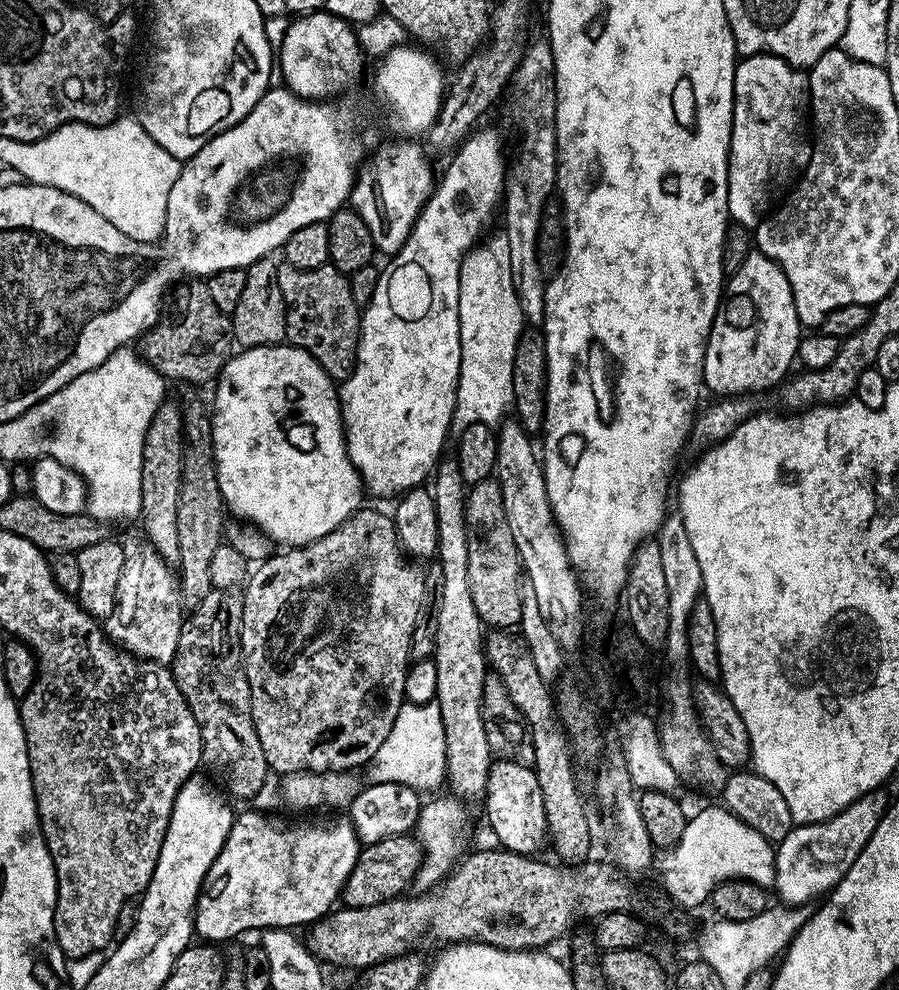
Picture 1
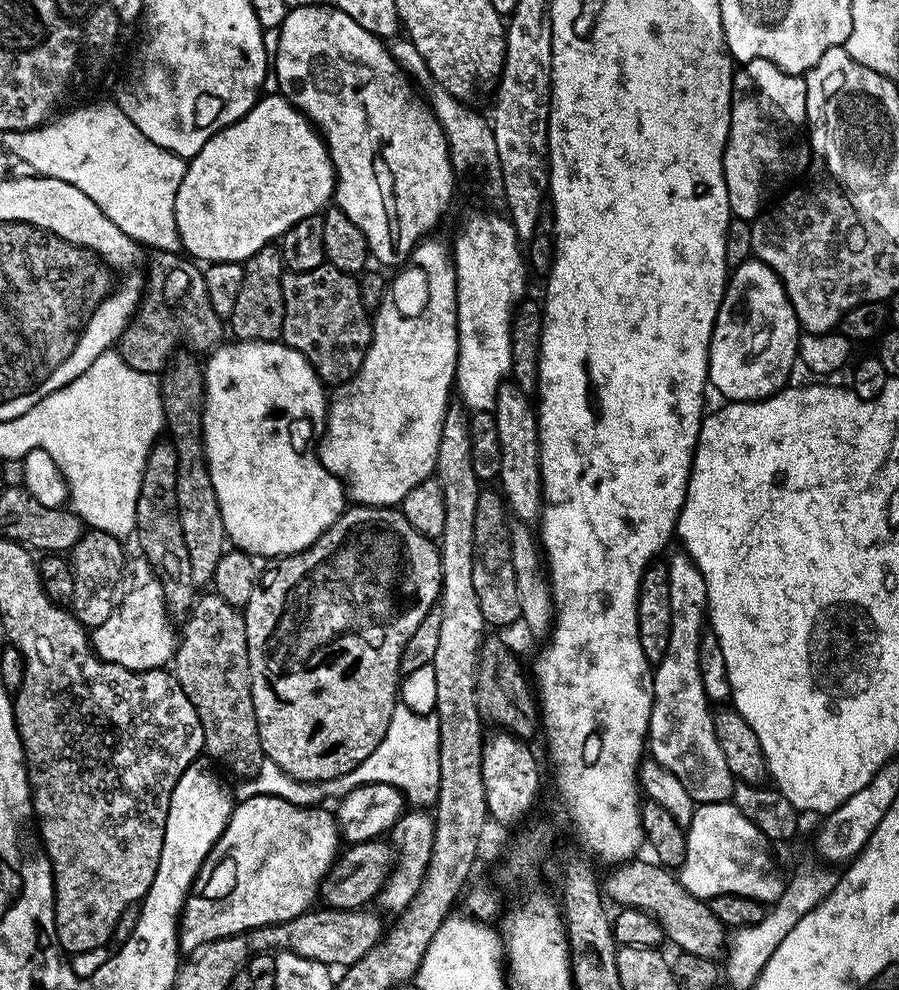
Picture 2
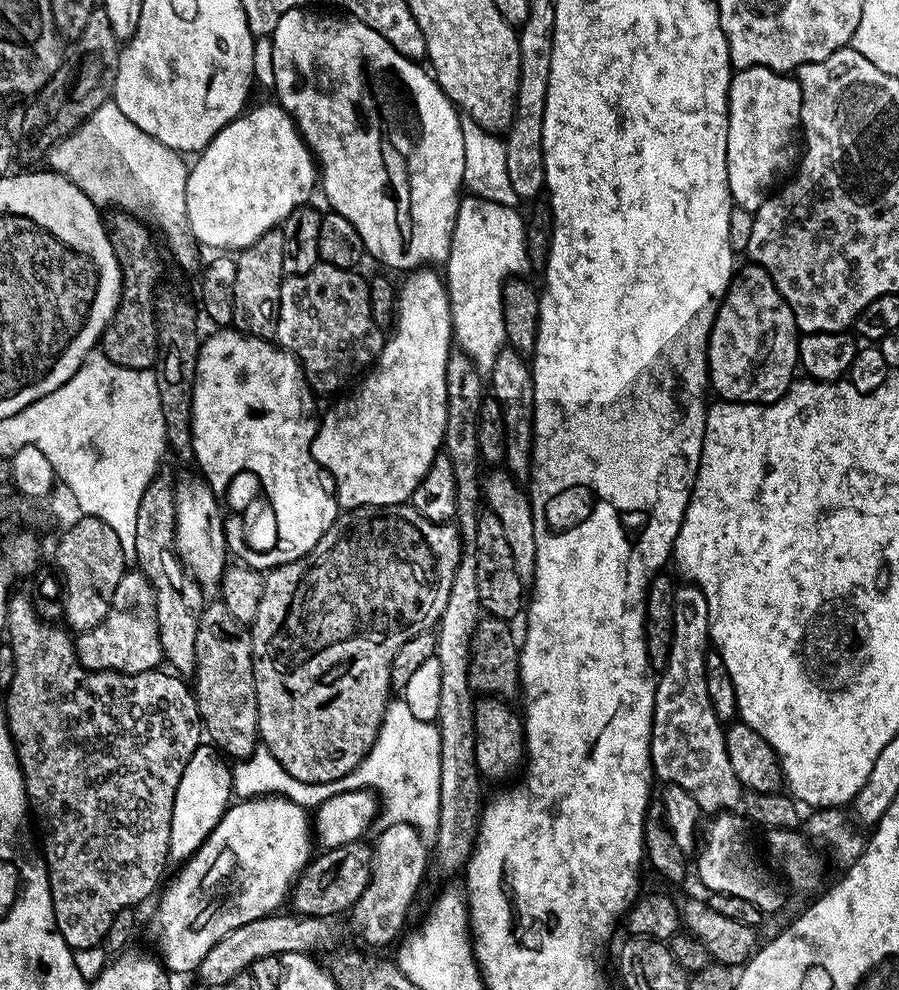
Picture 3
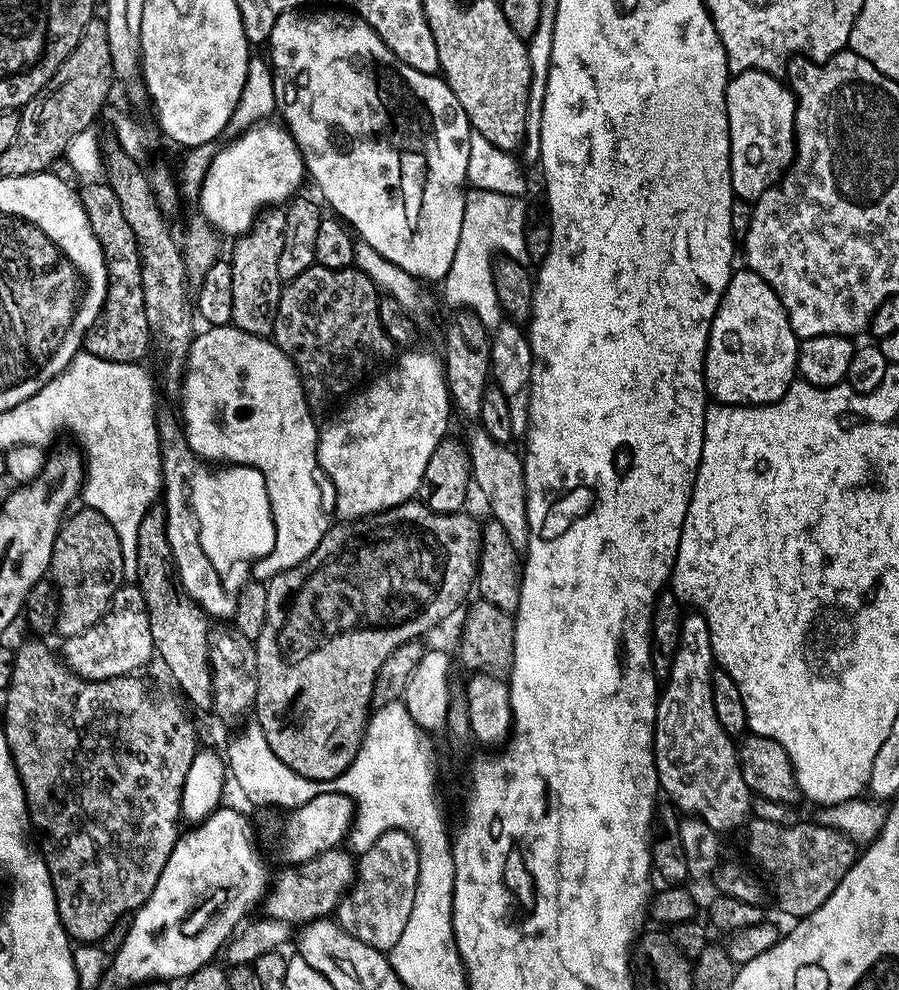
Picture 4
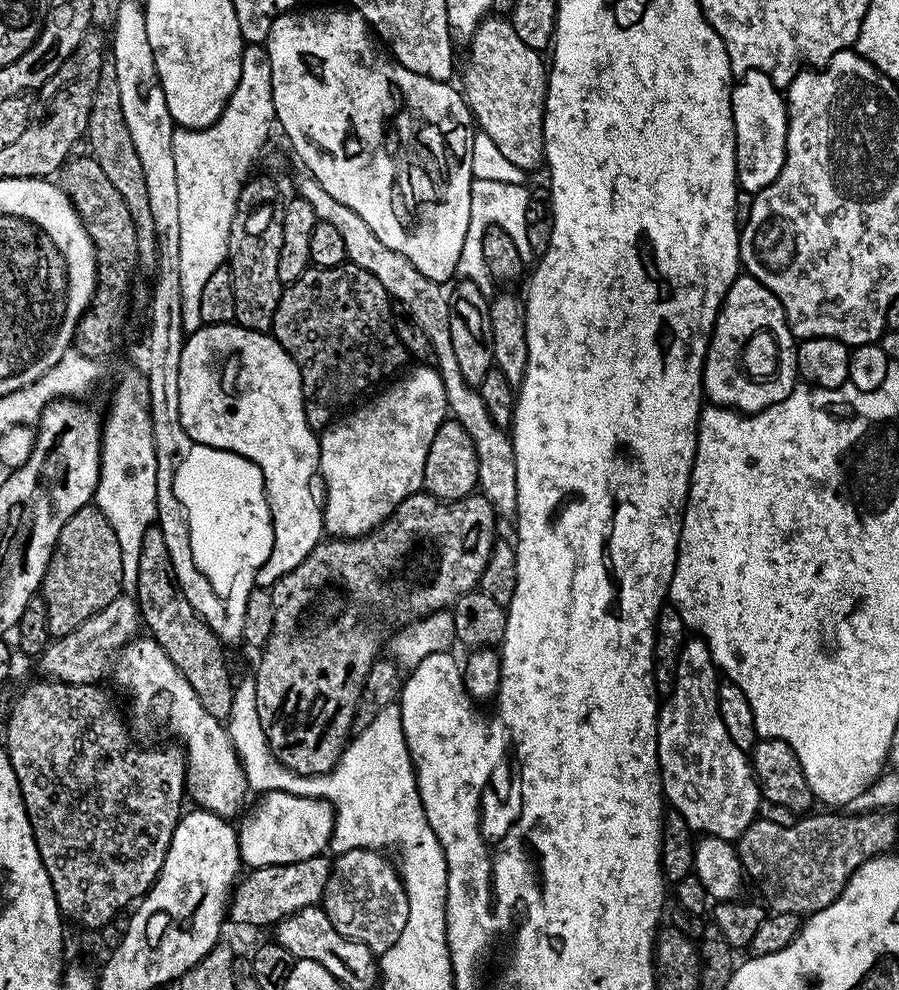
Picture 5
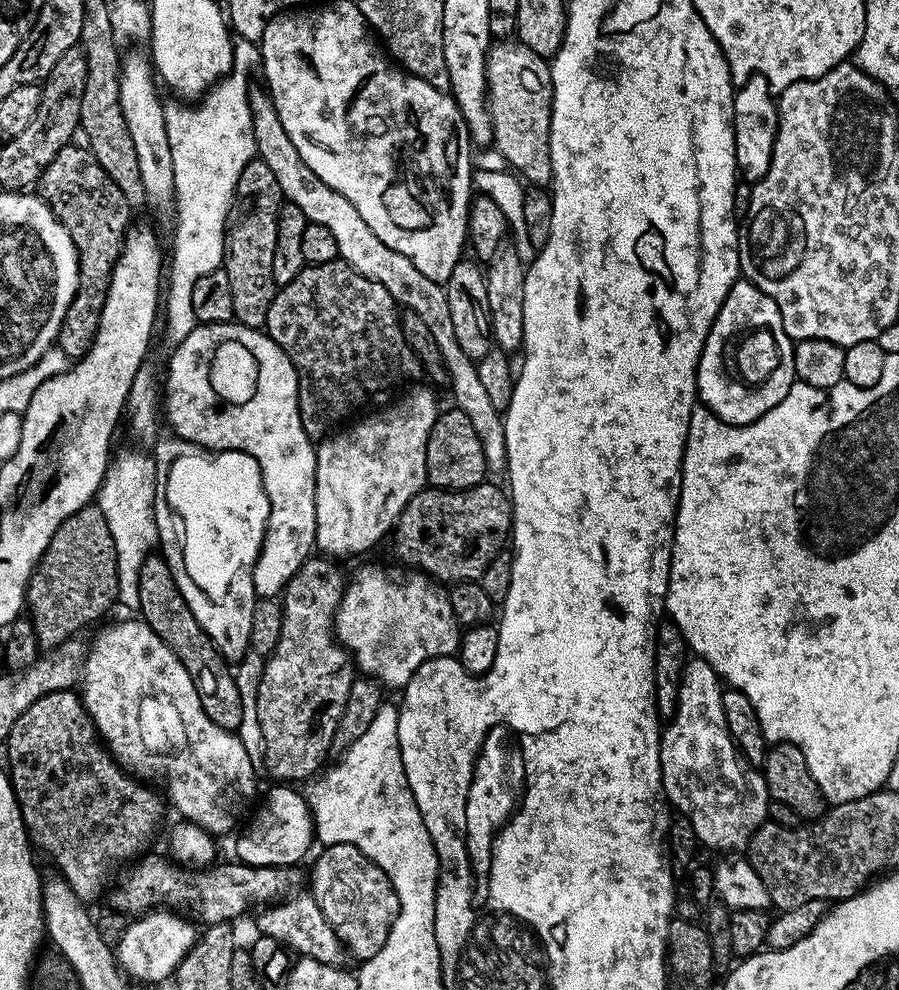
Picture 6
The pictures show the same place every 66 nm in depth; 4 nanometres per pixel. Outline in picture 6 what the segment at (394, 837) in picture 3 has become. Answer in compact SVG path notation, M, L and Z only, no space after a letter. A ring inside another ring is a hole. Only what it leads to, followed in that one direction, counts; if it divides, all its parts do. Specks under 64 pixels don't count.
M352 843L329 844L322 851L312 876L310 872L310 894L339 940L345 944L345 951L358 962L369 960L386 944L392 920L400 909L398 896L394 894L389 876Z

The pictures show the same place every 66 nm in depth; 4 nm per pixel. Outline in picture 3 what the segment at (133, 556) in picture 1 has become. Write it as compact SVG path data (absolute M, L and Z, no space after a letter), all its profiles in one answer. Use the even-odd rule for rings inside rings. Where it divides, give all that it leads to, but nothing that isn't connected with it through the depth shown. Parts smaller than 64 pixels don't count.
M139 570L125 571L124 577L118 582L118 590L114 590L112 609L106 614L106 618L98 626L79 633L75 637L76 653L80 659L80 665L89 672L150 672L159 669L162 664L164 651L158 638L158 610L154 590L148 579Z

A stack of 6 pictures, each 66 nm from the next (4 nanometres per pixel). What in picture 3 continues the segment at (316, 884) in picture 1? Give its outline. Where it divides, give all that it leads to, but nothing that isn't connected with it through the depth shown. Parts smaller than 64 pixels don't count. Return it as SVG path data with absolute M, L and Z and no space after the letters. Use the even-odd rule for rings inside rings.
M285 796L244 798L236 803L225 810L218 826L214 826L200 849L179 865L180 873L172 881L167 881L168 889L166 884L159 893L160 905L152 916L148 932L156 943L155 951L159 959L169 973L195 973L202 958L210 954L210 946L214 946L214 942L222 942L230 930L238 930L238 926L254 922L254 918L271 916L273 912L281 911L289 899L296 877L313 859L314 824L305 805L290 802Z

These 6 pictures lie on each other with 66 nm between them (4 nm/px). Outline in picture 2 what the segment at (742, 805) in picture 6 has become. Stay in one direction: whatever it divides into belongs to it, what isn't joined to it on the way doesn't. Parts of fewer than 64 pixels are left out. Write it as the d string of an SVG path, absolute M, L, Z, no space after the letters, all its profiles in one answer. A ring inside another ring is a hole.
M677 550L666 560L668 577L670 578L670 610L672 625L670 626L670 646L666 646L666 658L655 665L652 677L652 713L648 719L647 751L651 759L656 760L682 786L686 786L686 794L697 805L706 803L722 803L731 801L734 777L730 766L726 766L726 754L722 754L722 746L716 737L716 721L706 690L702 686L702 674L698 674L698 646L700 638L706 631L706 613L708 595L706 594L706 578L702 578L702 570L688 556L687 552Z

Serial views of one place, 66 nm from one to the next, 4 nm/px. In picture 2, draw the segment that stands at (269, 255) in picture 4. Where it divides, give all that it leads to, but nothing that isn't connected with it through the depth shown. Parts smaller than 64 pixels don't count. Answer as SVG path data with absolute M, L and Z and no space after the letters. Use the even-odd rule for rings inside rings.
M279 247L260 248L248 260L243 261L242 290L230 317L232 336L237 340L279 341L284 334L284 299L282 278L286 271Z

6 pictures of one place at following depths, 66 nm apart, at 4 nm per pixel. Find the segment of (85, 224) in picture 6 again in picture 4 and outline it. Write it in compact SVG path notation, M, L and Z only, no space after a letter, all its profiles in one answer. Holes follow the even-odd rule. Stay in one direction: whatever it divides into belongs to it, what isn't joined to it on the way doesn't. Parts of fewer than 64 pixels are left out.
M88 182L83 187L84 189L79 189L78 195L108 264L108 293L102 319L89 330L83 347L98 358L106 358L106 362L138 364L145 359L143 356L148 352L148 342L150 344L144 299L140 296L140 247L134 238L134 230L130 230L130 225L122 214L122 202L118 202L118 194L114 194L111 185L107 182Z

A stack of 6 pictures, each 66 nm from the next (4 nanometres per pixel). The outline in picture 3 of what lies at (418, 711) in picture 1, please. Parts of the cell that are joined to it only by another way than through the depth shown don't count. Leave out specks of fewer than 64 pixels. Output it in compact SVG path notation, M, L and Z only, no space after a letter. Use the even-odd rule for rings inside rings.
M402 698L389 699L382 726L378 730L378 738L374 746L362 758L362 762L348 776L334 782L325 784L307 784L298 778L294 778L282 767L270 754L270 750L263 746L257 746L248 756L247 760L238 760L231 765L232 791L240 798L263 798L266 796L285 796L290 802L295 804L307 805L308 799L313 796L316 802L330 798L334 794L351 790L353 788L363 788L376 793L378 797L379 812L378 820L381 825L392 823L408 823L417 829L421 838L425 842L435 841L436 831L438 830L438 802L440 801L440 775L442 766L440 765L440 729L431 720L414 718L410 706Z

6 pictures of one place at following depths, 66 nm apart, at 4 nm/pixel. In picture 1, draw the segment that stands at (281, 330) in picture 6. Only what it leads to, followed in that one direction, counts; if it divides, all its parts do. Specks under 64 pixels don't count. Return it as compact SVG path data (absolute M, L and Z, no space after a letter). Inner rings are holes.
M287 262L278 267L278 286L282 286L282 298L286 306L286 340L293 348L306 350L326 370L328 377L334 382L342 382L356 365L356 351L360 341L361 305L354 302L350 294L350 282L345 273L332 267L331 263L323 264L314 270L298 270Z

